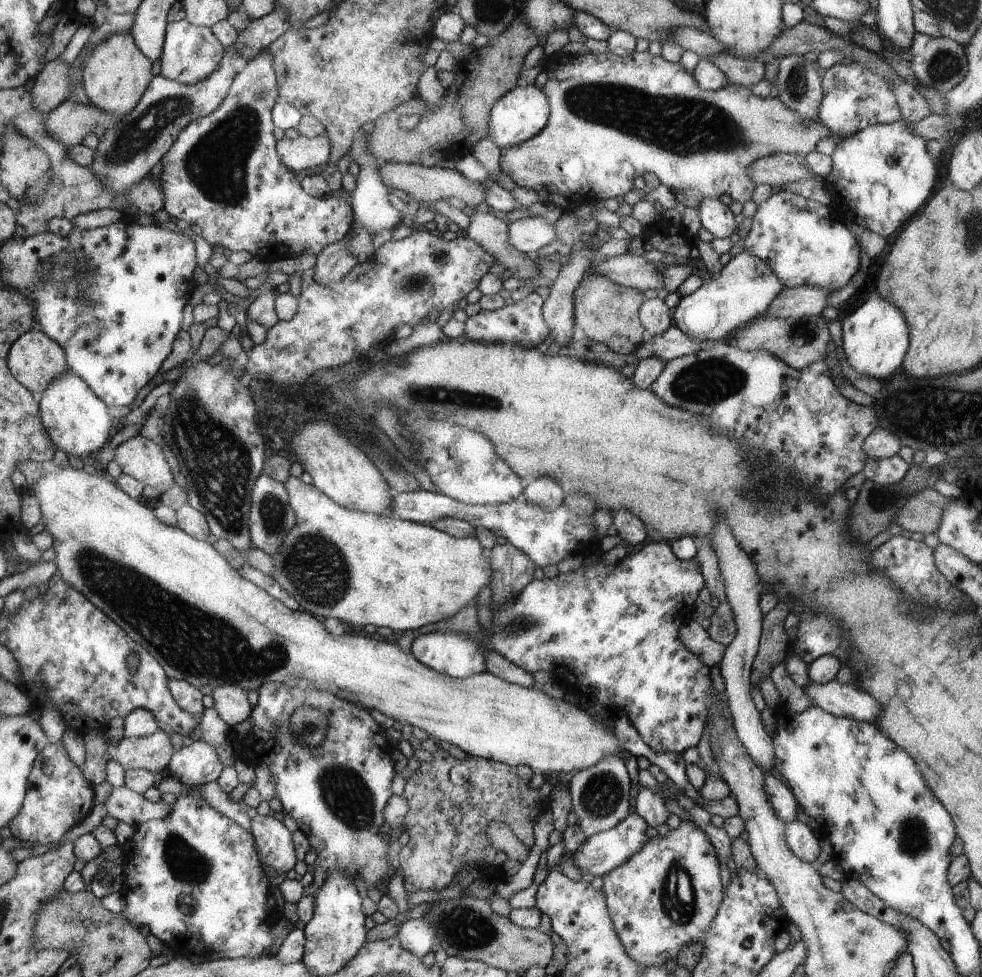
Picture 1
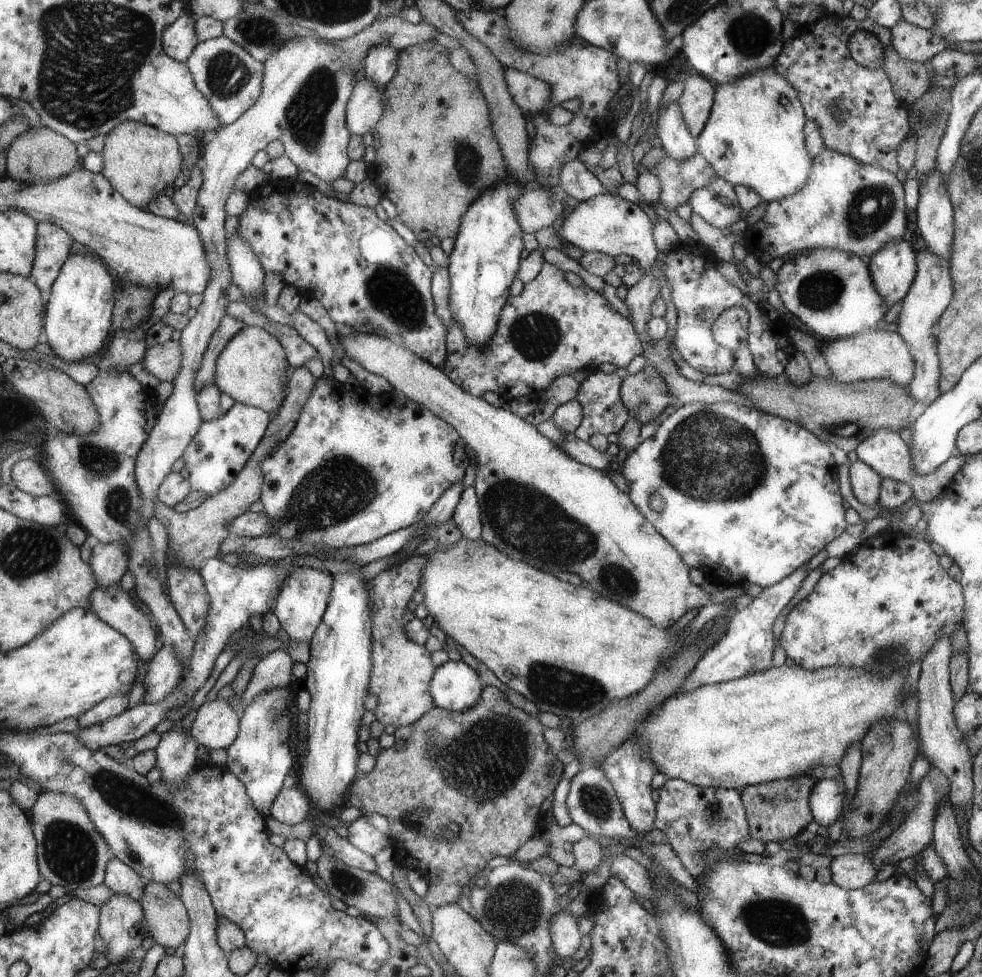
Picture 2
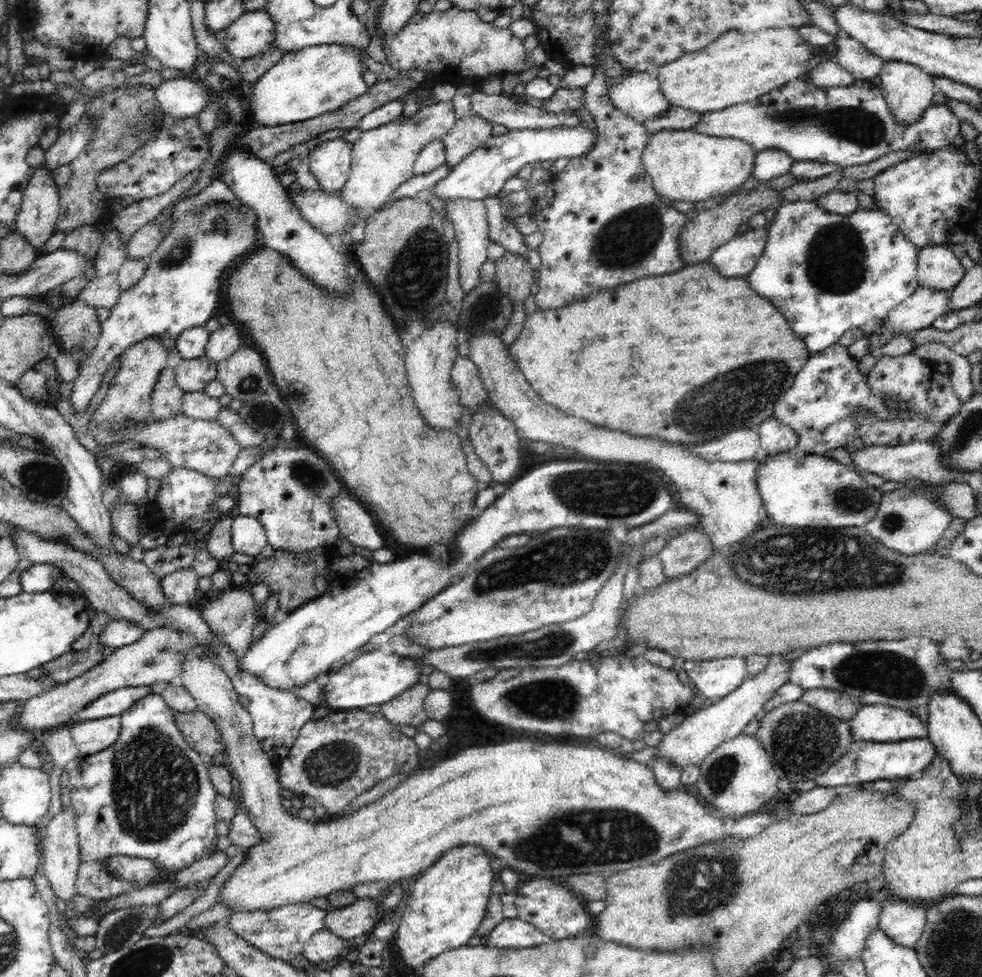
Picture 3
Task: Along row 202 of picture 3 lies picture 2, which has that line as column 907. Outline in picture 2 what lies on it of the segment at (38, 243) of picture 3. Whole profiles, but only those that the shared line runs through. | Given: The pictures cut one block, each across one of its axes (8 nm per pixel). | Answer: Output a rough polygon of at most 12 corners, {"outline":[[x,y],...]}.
{"outline":[[905,21],[892,29],[892,48],[925,64],[947,48],[942,36]]}

